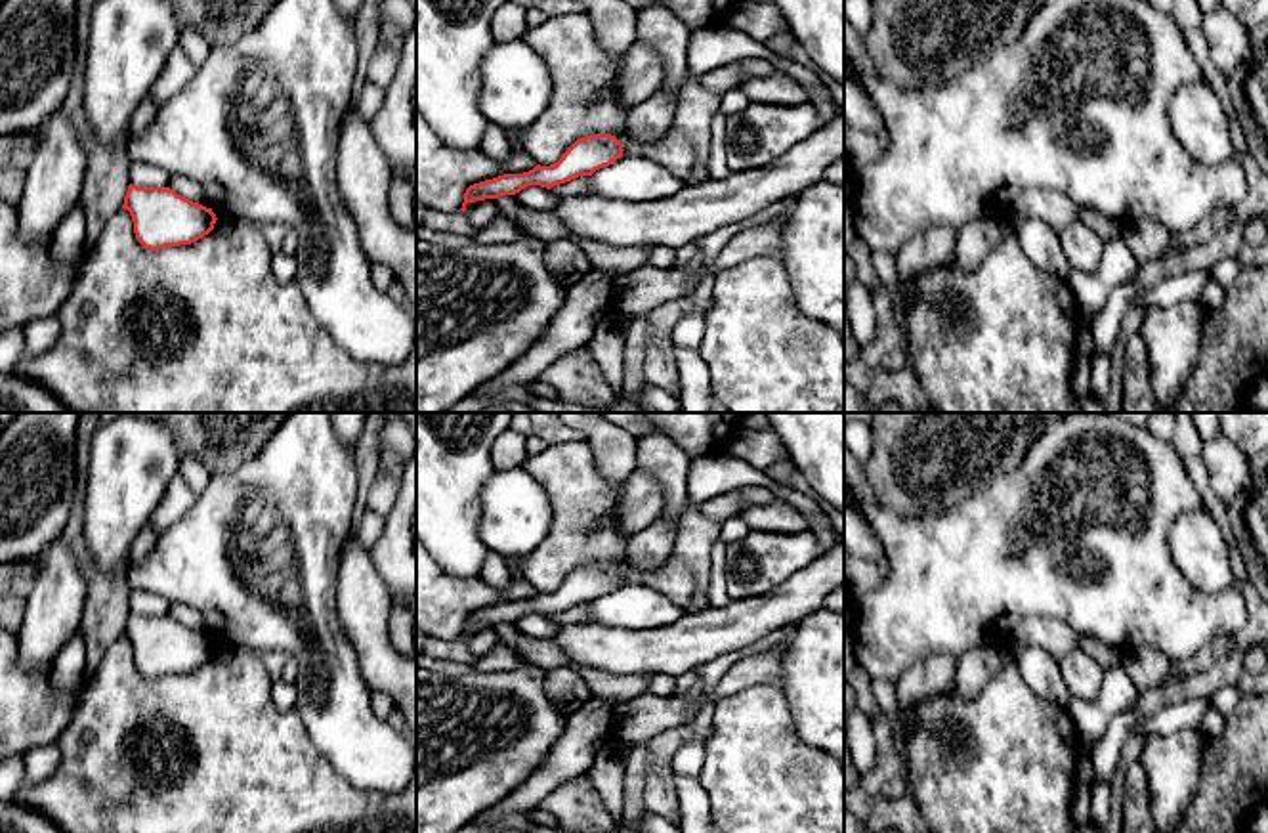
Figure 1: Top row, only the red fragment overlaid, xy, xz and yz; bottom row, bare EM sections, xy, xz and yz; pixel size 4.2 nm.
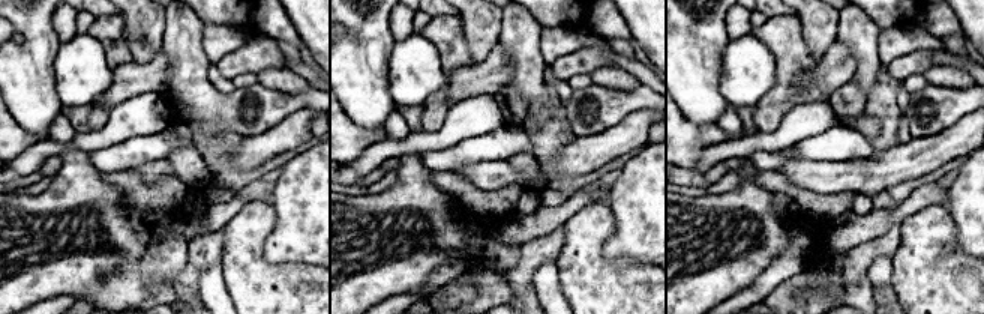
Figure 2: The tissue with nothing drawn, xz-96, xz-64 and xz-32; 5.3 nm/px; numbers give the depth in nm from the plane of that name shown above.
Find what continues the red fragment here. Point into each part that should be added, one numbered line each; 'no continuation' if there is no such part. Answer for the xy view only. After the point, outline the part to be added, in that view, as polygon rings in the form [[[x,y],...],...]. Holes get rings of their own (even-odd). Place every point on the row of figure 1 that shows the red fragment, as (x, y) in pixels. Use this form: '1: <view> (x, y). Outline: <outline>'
no continuation

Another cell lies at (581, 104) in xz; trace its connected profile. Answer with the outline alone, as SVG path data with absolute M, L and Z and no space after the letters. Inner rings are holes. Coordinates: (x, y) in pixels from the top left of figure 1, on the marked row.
M561 13L542 25L527 29L523 42L529 44L548 65L552 94L544 113L525 130L518 132L521 149L540 166L550 166L581 138L611 134L623 143L623 157L642 157L686 180L695 153L695 138L670 128L657 139L636 139L626 124L626 109L615 101L613 88L621 73L621 57L611 57L598 44L586 13Z

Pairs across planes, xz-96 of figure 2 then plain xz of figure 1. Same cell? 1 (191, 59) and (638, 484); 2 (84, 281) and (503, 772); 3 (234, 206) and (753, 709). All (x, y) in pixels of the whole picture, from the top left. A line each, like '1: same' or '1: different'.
1: different
2: same
3: different

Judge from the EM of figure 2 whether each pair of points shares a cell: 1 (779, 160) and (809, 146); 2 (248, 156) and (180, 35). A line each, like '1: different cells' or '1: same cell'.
1: same cell
2: different cells

